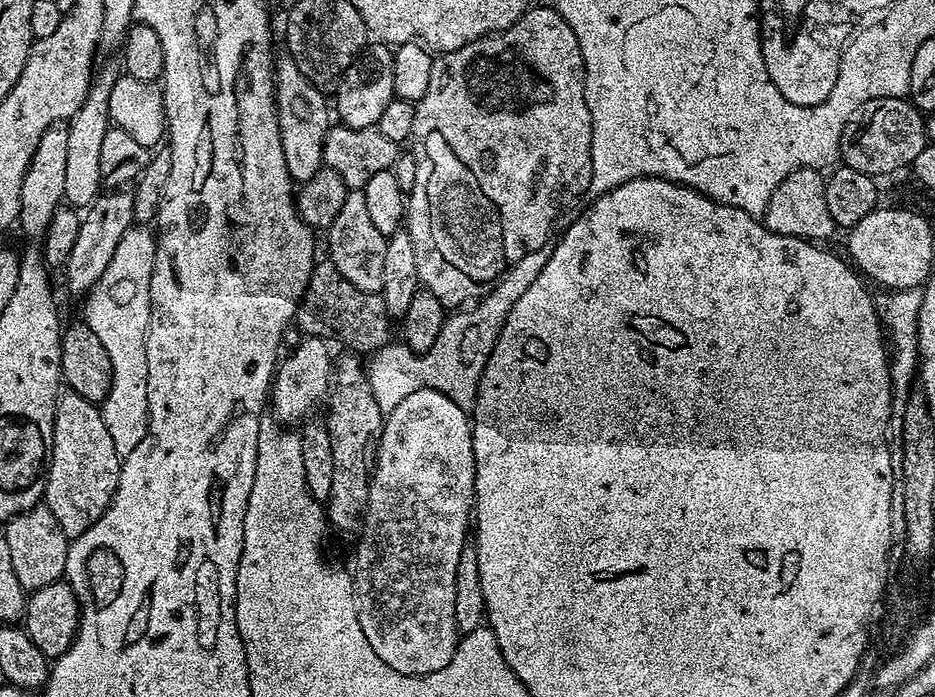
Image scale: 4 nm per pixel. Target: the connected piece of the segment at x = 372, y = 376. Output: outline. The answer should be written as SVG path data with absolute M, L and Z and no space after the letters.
M541 250L526 254L518 262L511 264L508 271L492 285L489 292L475 306L453 311L445 319L442 334L438 334L438 342L434 342L434 346L430 346L428 352L411 352L403 342L389 342L371 353L369 360L372 361L368 360L366 364L367 378L370 390L373 391L374 400L381 411L384 414L392 412L394 406L398 406L398 402L402 402L402 398L414 394L414 390L423 388L438 390L442 394L446 394L446 398L450 398L450 402L458 402L460 408L471 410L478 394L478 382L482 378L482 370L494 350L494 342L498 342L498 334L502 330L510 310L514 310L514 302L518 302L518 298L522 298L522 294L526 294L526 286L530 286L530 282L534 282L534 278L538 278L538 274L542 274L542 266L546 266L547 261L548 252Z

